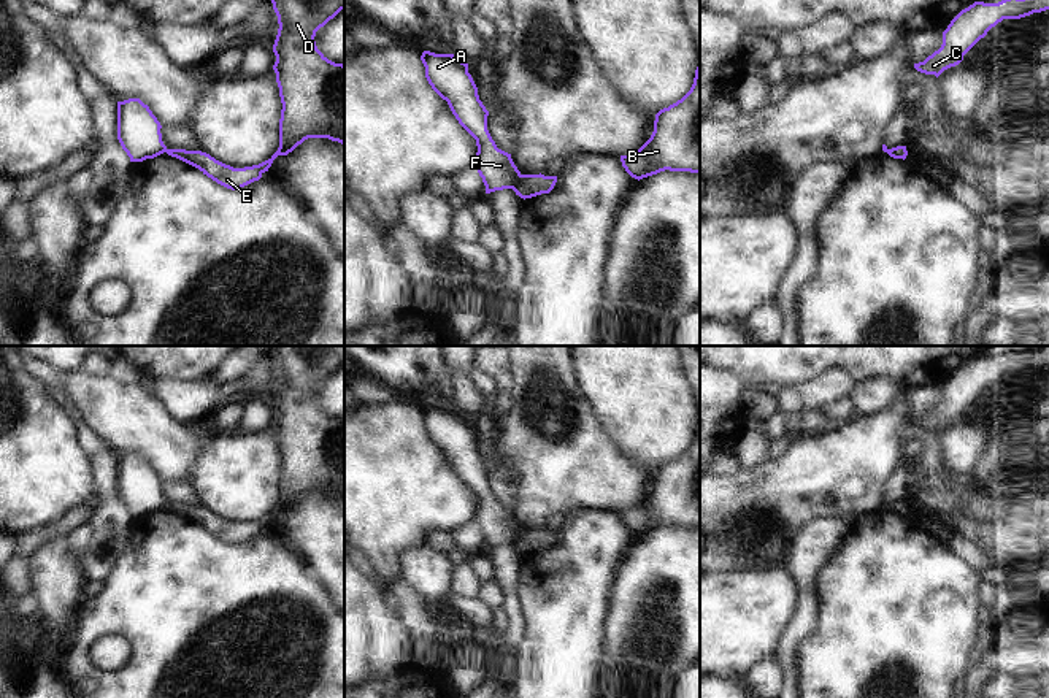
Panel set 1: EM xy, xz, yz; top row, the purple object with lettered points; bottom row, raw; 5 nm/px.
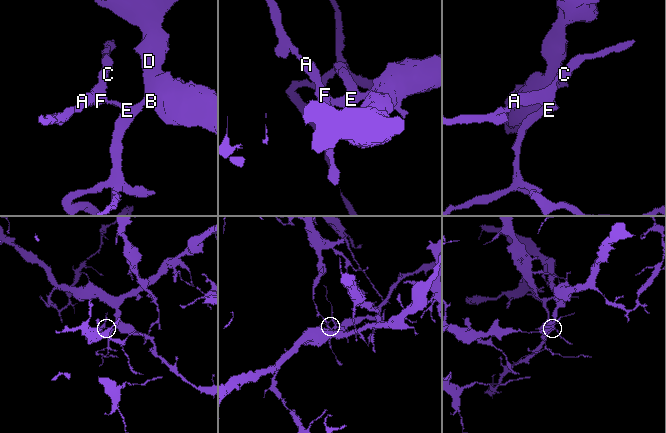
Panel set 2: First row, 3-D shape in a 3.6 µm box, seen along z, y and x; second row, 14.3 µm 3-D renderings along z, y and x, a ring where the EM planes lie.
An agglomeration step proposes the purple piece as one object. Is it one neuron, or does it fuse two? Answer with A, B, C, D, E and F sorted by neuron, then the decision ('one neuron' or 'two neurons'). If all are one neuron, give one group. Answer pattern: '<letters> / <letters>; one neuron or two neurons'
A C F / B D E; two neurons

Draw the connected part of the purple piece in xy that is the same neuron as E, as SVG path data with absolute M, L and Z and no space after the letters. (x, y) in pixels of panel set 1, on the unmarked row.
M270 346L268 352L279 379L273 400L282 458L278 506L259 520L233 524L202 506L165 504L232 546L259 536L278 511L308 493L344 500L344 420L329 416L314 397L316 387L344 365L344 346Z

